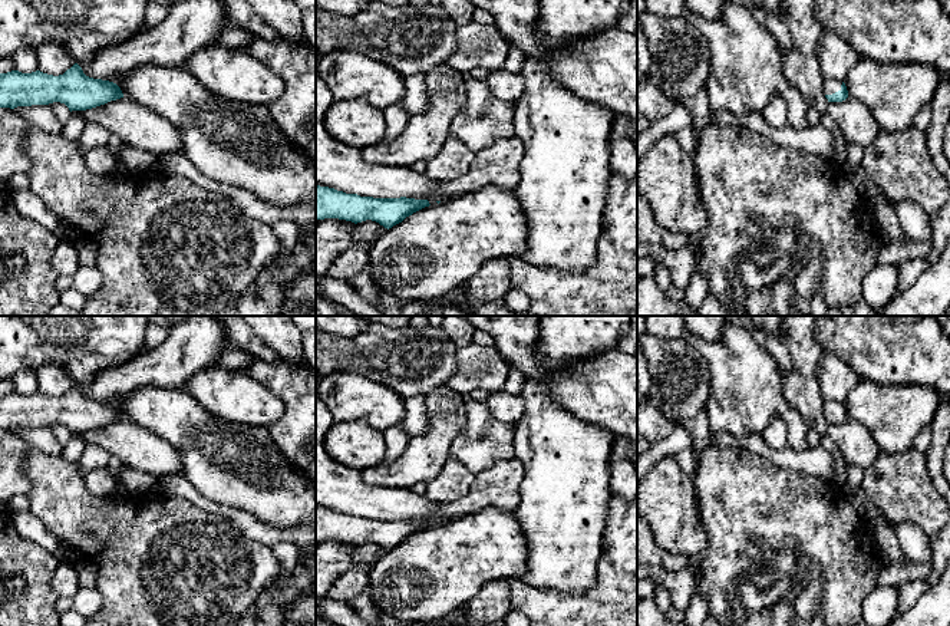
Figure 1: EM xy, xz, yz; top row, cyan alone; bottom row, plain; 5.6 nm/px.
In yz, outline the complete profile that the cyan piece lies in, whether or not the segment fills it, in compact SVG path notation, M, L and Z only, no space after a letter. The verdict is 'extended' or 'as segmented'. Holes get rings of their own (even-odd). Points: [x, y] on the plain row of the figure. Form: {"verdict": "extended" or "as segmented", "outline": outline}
{"verdict": "extended", "outline": "M837 401L824 402L824 415L828 424L842 424L848 419L845 405Z"}

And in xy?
{"verdict": "as segmented", "outline": "M75 385L63 396L40 392L0 395L0 429L65 425L69 432L86 432L123 419L121 409L109 402L93 401Z"}

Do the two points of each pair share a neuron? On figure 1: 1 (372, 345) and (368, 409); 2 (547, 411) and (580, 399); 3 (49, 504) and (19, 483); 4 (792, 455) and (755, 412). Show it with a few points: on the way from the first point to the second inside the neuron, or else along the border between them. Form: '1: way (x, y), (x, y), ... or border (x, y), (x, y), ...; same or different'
1: border (336, 371), (362, 374), (386, 385), (399, 395); different
2: border (540, 381), (554, 401), (577, 417), (591, 422); different
3: border (26, 457), (26, 473), (30, 480), (27, 494); different
4: border (788, 444), (795, 450), (807, 448); different

